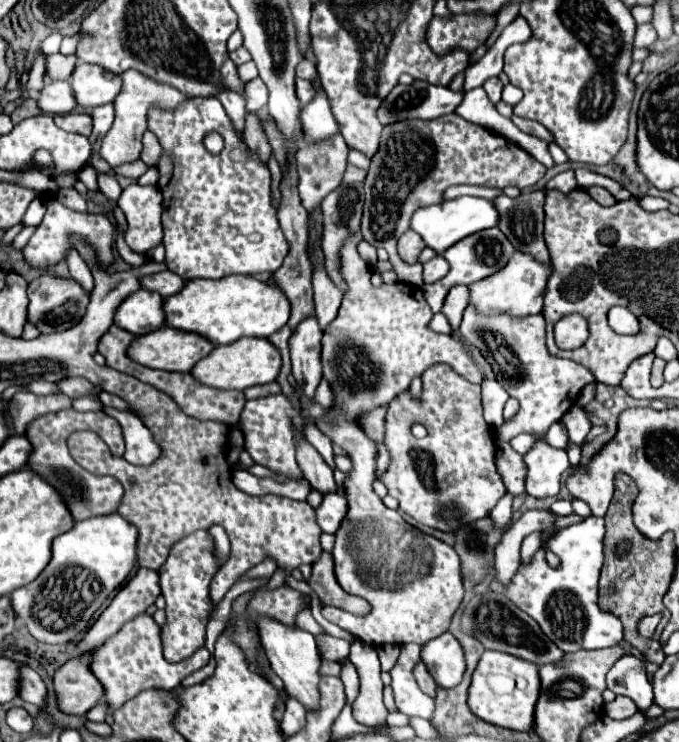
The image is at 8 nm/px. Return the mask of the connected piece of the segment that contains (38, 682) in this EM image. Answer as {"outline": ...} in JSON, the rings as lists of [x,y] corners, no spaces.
{"outline":[[[24,667],[22,669],[20,699],[24,699],[26,703],[34,703],[38,709],[44,709],[48,705],[48,689],[46,689],[46,683],[30,667]]]}

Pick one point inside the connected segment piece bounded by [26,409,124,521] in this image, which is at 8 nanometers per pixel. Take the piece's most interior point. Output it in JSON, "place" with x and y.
{"place":[87,495]}

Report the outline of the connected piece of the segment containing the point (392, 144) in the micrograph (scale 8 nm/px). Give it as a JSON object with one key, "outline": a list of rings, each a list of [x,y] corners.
{"outline":[[[454,113],[430,121],[404,119],[400,123],[390,123],[388,127],[382,127],[380,147],[370,159],[364,179],[364,241],[388,251],[392,267],[396,271],[404,269],[402,283],[422,287],[422,265],[402,263],[396,251],[396,243],[400,235],[410,229],[410,217],[418,207],[440,203],[444,189],[450,185],[480,185],[492,189],[516,185],[518,189],[526,189],[538,183],[544,173],[546,167],[524,149]]]}

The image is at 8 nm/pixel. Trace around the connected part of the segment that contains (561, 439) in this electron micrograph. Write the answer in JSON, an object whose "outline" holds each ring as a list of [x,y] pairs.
{"outline":[[[556,423],[556,425],[552,425],[550,427],[550,431],[548,431],[548,443],[556,448],[564,449],[566,447],[566,439],[568,439],[568,435],[566,435],[566,427],[562,425],[562,423]]]}

